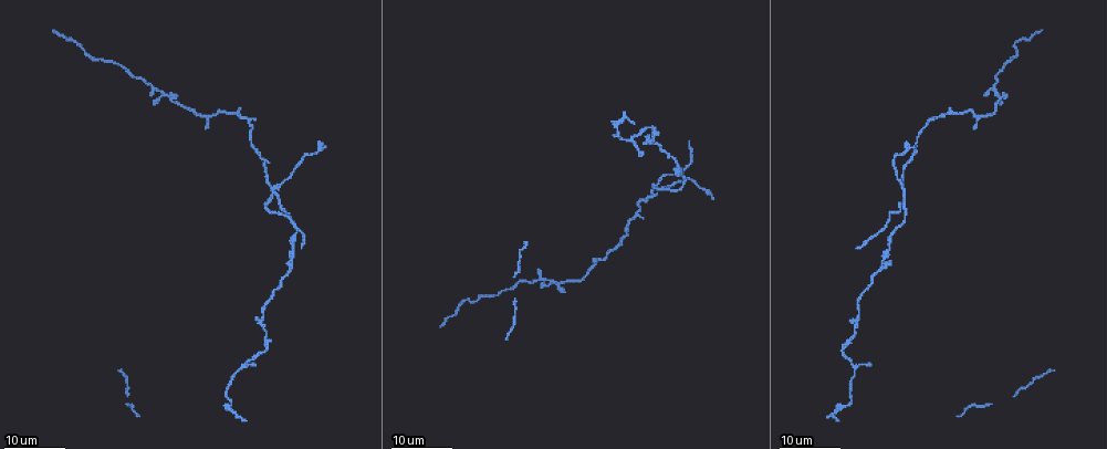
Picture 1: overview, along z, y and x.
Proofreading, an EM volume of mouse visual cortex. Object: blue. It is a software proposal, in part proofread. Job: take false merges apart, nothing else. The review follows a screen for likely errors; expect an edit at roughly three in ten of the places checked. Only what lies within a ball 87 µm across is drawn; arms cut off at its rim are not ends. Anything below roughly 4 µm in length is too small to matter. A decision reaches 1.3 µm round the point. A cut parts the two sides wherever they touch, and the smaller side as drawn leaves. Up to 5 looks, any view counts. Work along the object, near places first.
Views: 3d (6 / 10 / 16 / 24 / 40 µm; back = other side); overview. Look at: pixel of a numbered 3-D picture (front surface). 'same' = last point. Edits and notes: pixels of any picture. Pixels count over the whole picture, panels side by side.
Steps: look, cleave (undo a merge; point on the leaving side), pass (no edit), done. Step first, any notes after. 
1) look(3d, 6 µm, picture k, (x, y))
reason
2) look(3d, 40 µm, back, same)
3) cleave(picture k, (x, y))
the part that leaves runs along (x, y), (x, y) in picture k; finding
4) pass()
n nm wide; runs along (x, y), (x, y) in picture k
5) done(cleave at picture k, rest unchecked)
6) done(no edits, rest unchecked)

look(3d, 16 µm, picture 1, (237, 113))
thin neck

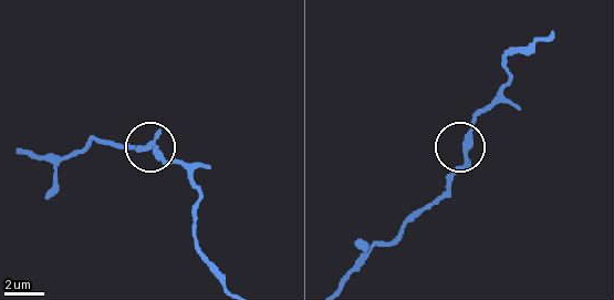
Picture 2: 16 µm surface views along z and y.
look(3d, 6 µm, picture 2, (157, 148))

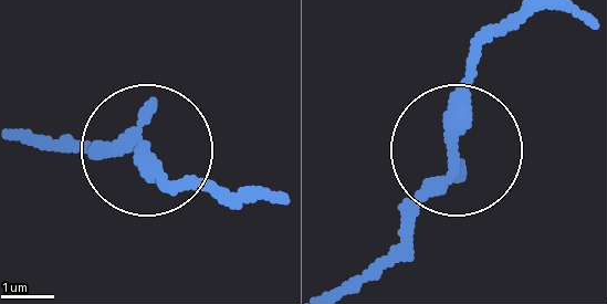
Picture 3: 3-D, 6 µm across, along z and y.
pass()
3 arms; all the same neuron

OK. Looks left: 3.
look(3d, 24 µm, picture 1, (883, 262))
narrows sharply

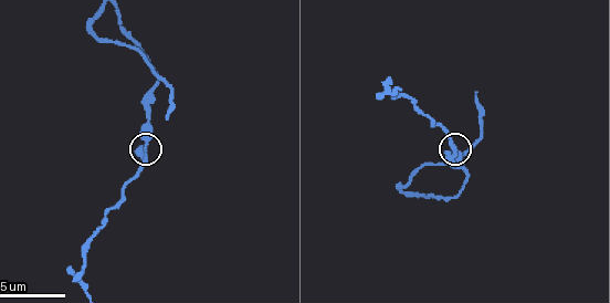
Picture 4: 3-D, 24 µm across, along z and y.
look(3d, 10 µm, picture 4, (147, 152))
zoom in

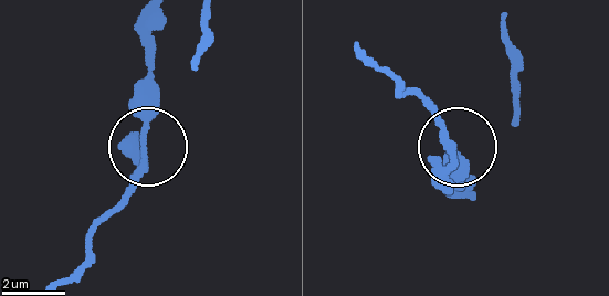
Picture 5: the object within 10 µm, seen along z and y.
look(3d, 6 µm, picture 5, (141, 145))

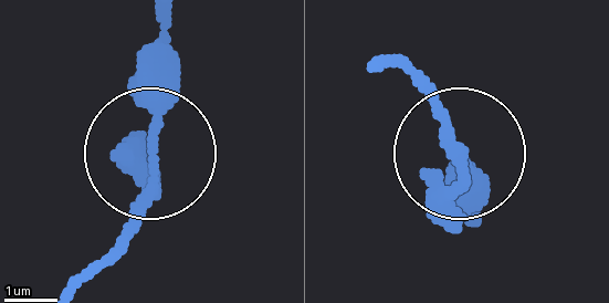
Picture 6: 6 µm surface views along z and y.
pass()
3 arms; runs along (483, 219), (430, 92) in picture 6; continuous, no second neuron

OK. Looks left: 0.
done(no edits, rest unchecked)

